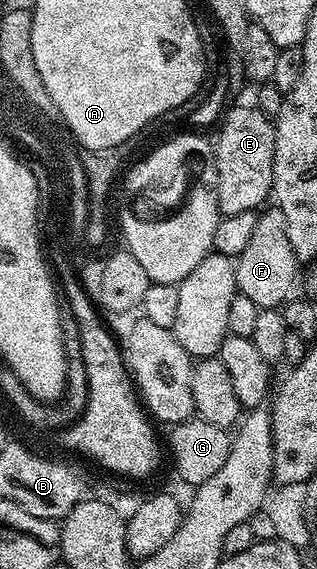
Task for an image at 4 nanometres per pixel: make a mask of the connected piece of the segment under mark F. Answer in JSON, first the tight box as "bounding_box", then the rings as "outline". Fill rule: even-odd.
{"bounding_box":[235,205,298,309],"outline":[[[268,205],[256,216],[254,234],[242,253],[235,256],[236,290],[239,294],[250,297],[254,305],[262,309],[276,309],[289,302],[293,294],[292,286],[296,283],[296,267],[298,260],[290,245],[290,237],[286,234],[286,216],[282,209]]]}

